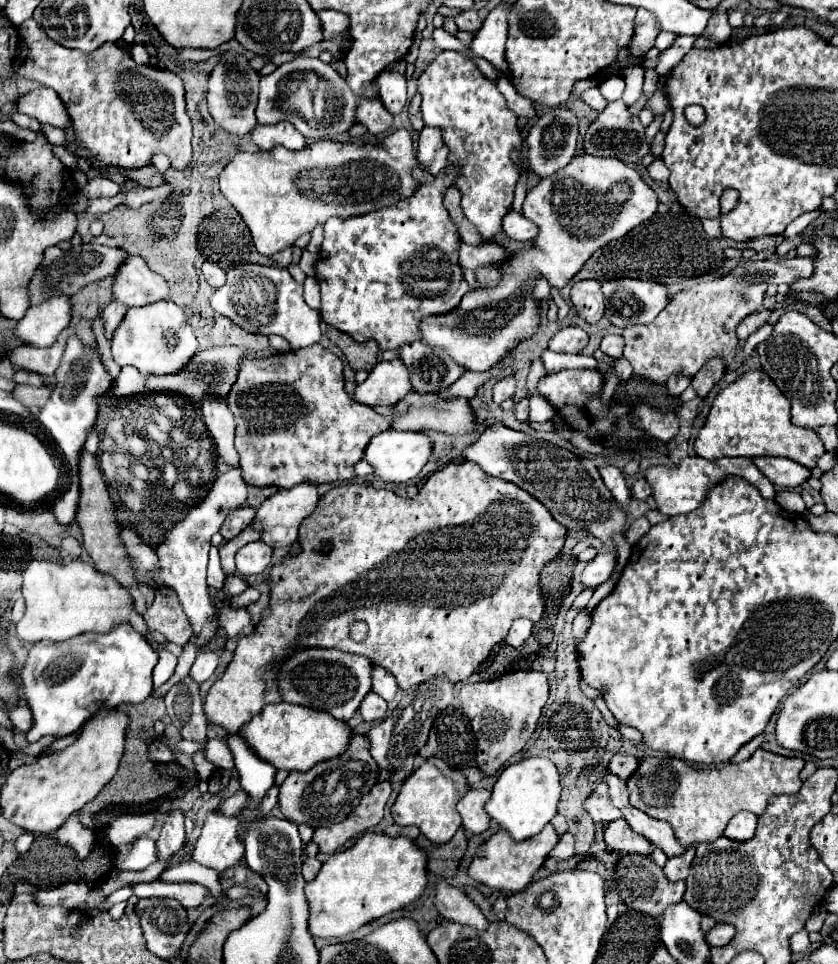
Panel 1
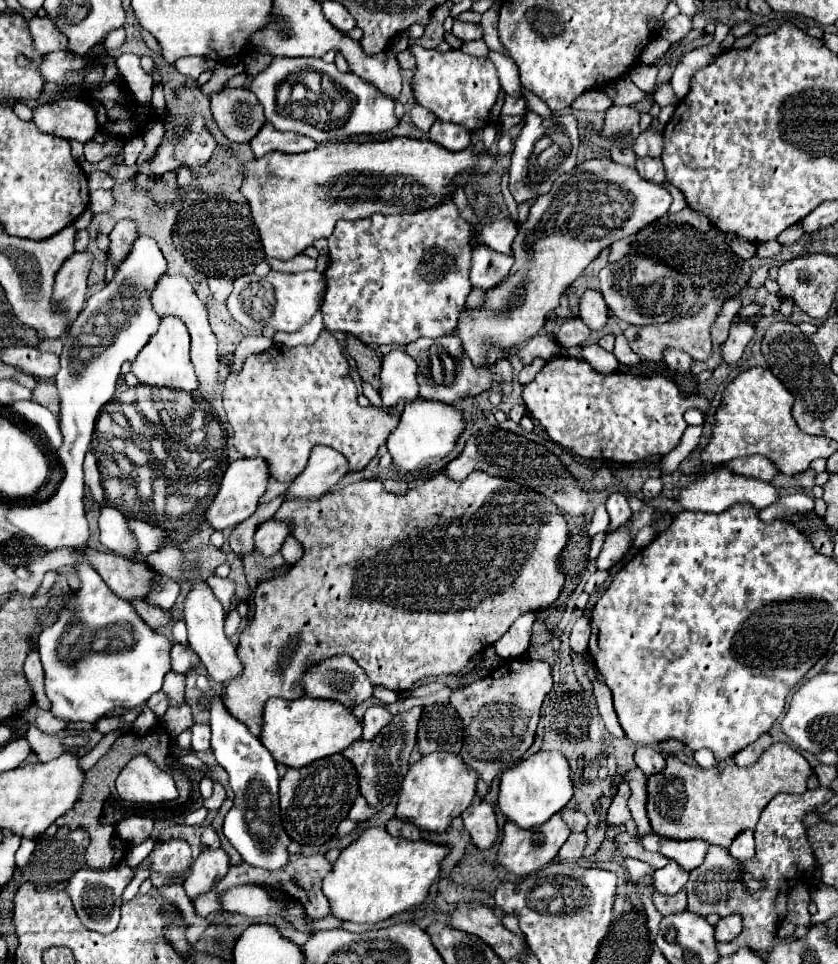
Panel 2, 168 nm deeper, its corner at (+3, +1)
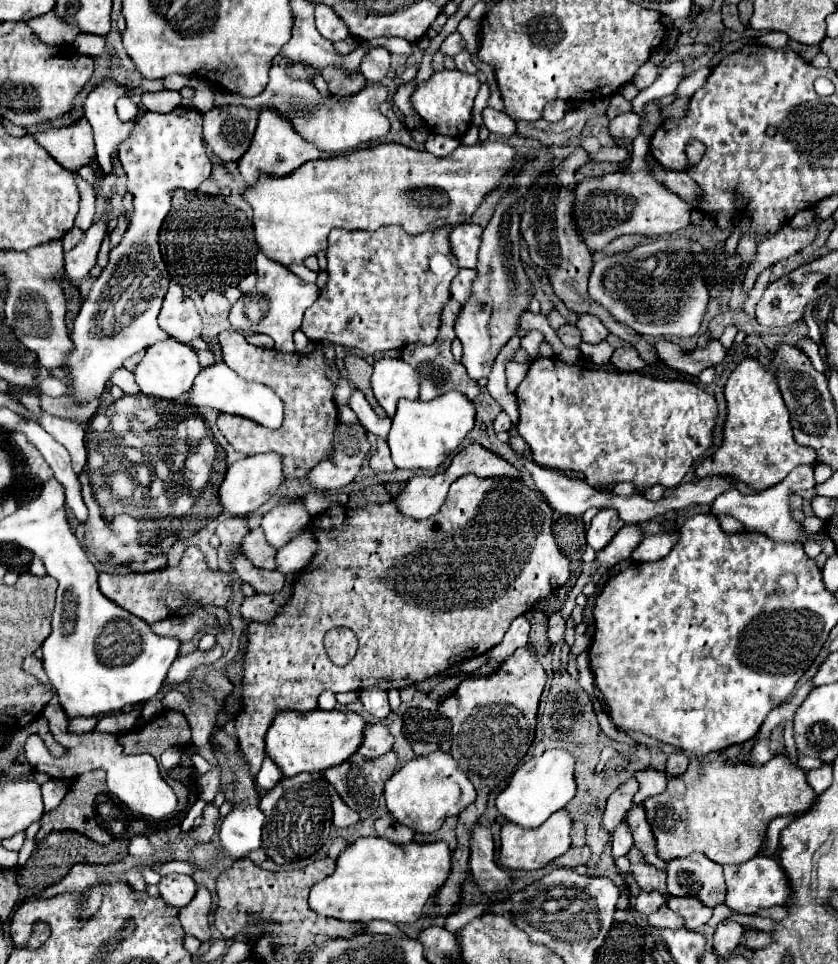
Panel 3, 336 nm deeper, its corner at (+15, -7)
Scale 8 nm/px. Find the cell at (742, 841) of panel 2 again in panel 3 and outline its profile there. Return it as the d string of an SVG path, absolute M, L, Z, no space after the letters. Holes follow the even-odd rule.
M755 856L745 864L739 866L725 866L725 882L727 882L727 898L725 904L739 914L757 914L761 908L771 906L783 906L789 902L789 882L783 874L783 868L777 864L777 860L769 856Z

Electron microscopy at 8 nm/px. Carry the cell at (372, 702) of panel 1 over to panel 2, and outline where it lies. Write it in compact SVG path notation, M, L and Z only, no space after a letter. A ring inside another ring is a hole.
M369 706L363 716L363 738L373 740L377 732L387 726L391 720L391 712L385 706Z

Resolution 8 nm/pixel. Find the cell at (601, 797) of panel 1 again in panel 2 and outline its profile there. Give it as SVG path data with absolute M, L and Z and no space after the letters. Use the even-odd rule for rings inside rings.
M621 782L617 794L607 810L607 824L609 826L621 826L631 818L631 812L627 808L627 798L629 798L629 786L625 782Z

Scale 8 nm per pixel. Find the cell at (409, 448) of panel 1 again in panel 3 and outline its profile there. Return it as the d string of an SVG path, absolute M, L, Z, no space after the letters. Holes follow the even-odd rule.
M457 390L445 392L443 396L437 396L429 402L401 398L387 438L391 458L397 468L435 470L445 462L449 454L457 450L457 446L465 440L465 436L473 430L473 426L475 426L475 404Z

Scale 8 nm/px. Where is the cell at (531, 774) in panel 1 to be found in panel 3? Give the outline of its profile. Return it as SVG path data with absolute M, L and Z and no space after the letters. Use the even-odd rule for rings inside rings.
M561 748L545 750L541 756L531 758L525 762L513 778L509 780L509 786L497 796L497 810L509 820L523 828L537 828L541 826L553 812L561 810L577 792L575 784L575 758Z

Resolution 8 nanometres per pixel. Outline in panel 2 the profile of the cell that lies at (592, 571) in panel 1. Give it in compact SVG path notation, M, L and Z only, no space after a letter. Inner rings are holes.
M627 528L609 532L605 538L605 544L603 544L603 550L597 558L597 570L609 570L613 564L617 564L623 558L623 554L627 552L629 544L631 544L631 538L629 538Z

